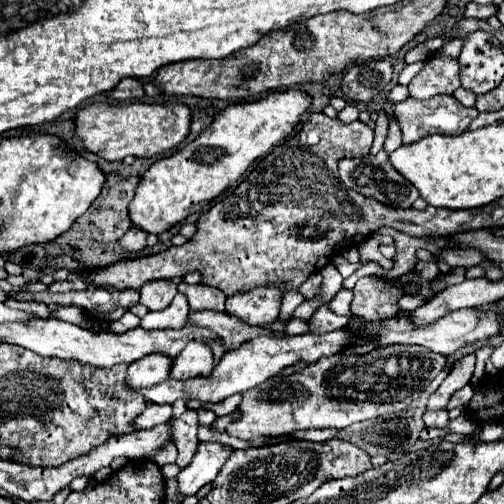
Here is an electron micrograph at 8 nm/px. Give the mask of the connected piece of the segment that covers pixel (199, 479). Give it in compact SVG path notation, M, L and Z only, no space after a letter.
M199 442L191 464L177 474L181 494L183 496L197 494L201 486L213 482L217 472L221 470L221 466L227 462L231 454L233 454L231 446L219 442Z

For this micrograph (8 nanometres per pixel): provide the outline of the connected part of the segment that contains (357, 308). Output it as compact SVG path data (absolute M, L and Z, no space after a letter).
M365 276L363 280L359 280L353 292L355 292L355 300L351 304L351 312L355 316L375 322L375 320L391 318L399 312L395 302L397 298L403 296L403 290L397 290L397 288L387 290L383 282L373 282L371 276Z

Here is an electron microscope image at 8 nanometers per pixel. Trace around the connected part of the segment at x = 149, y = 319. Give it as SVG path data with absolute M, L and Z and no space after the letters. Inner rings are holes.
M177 294L177 298L161 312L147 312L147 316L141 320L141 326L145 330L153 328L181 328L187 324L189 318L189 304L183 294Z

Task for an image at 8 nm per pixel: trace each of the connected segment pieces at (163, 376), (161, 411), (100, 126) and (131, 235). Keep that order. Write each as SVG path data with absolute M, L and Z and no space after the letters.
M151 354L147 358L141 358L139 362L133 362L127 368L127 386L133 390L139 388L151 388L163 380L167 380L171 368L171 358L163 354Z
M153 404L153 406L147 406L145 412L141 412L135 418L133 426L135 426L135 430L145 430L145 428L153 428L157 424L165 424L169 418L171 418L169 404Z
M93 102L77 112L77 134L83 138L85 148L103 156L105 160L123 160L125 156L137 158L151 158L161 152L175 148L183 142L191 130L191 110L183 102L163 102L163 104L149 104L149 102Z
M133 226L121 240L119 240L119 244L125 248L125 250L129 250L129 252L137 252L137 250L143 250L145 246L147 246L147 232L145 230L139 230L137 226Z

